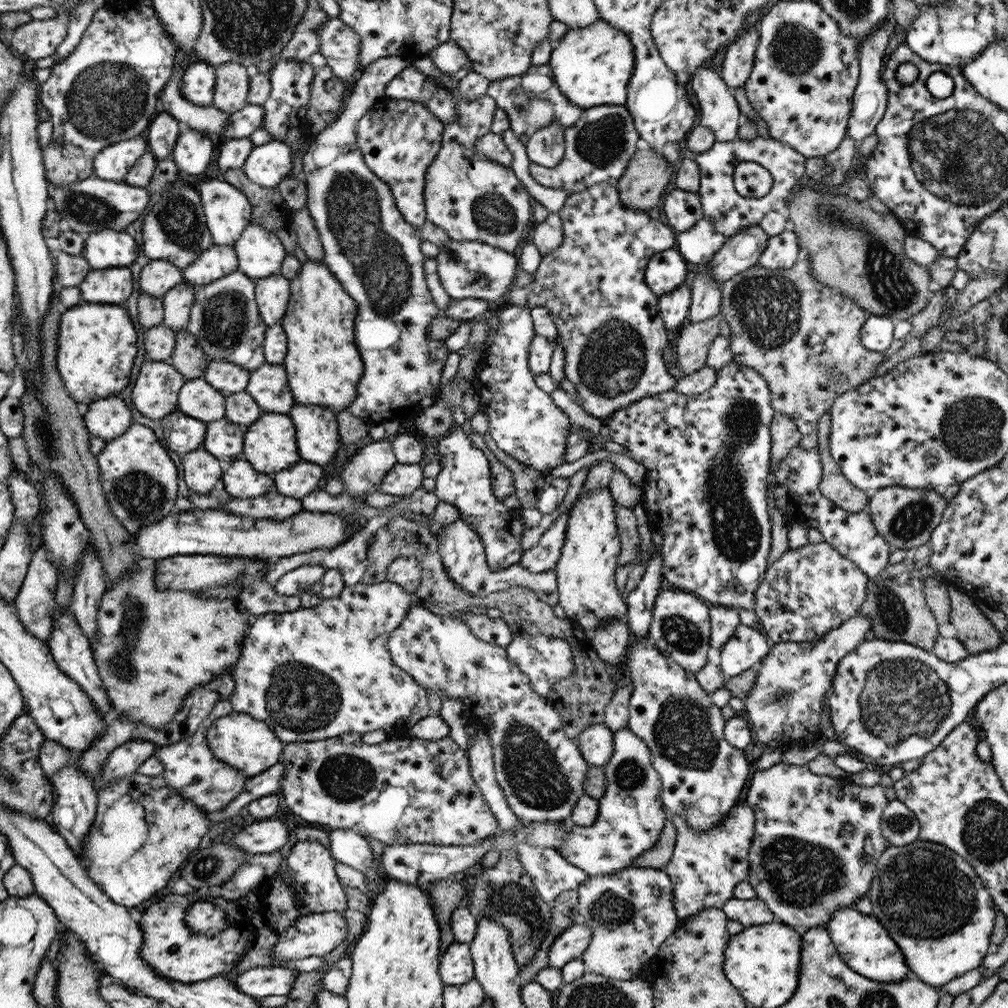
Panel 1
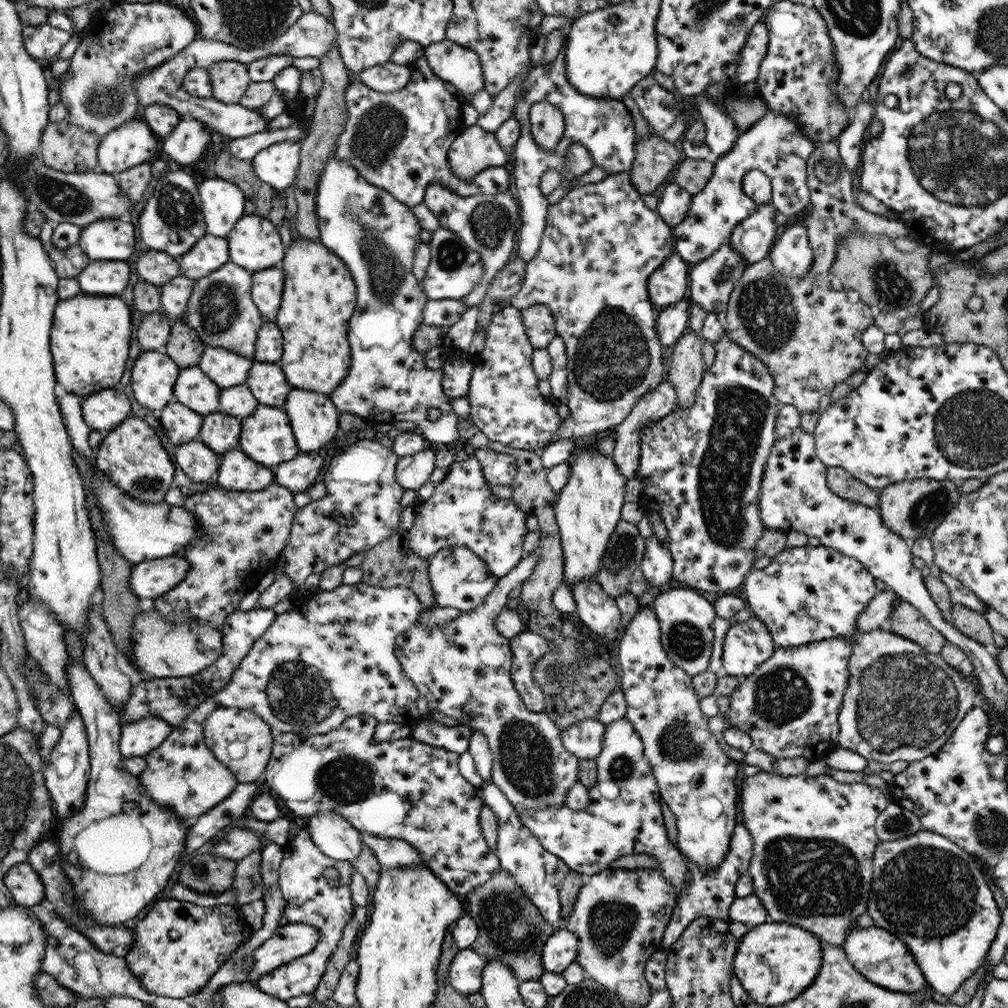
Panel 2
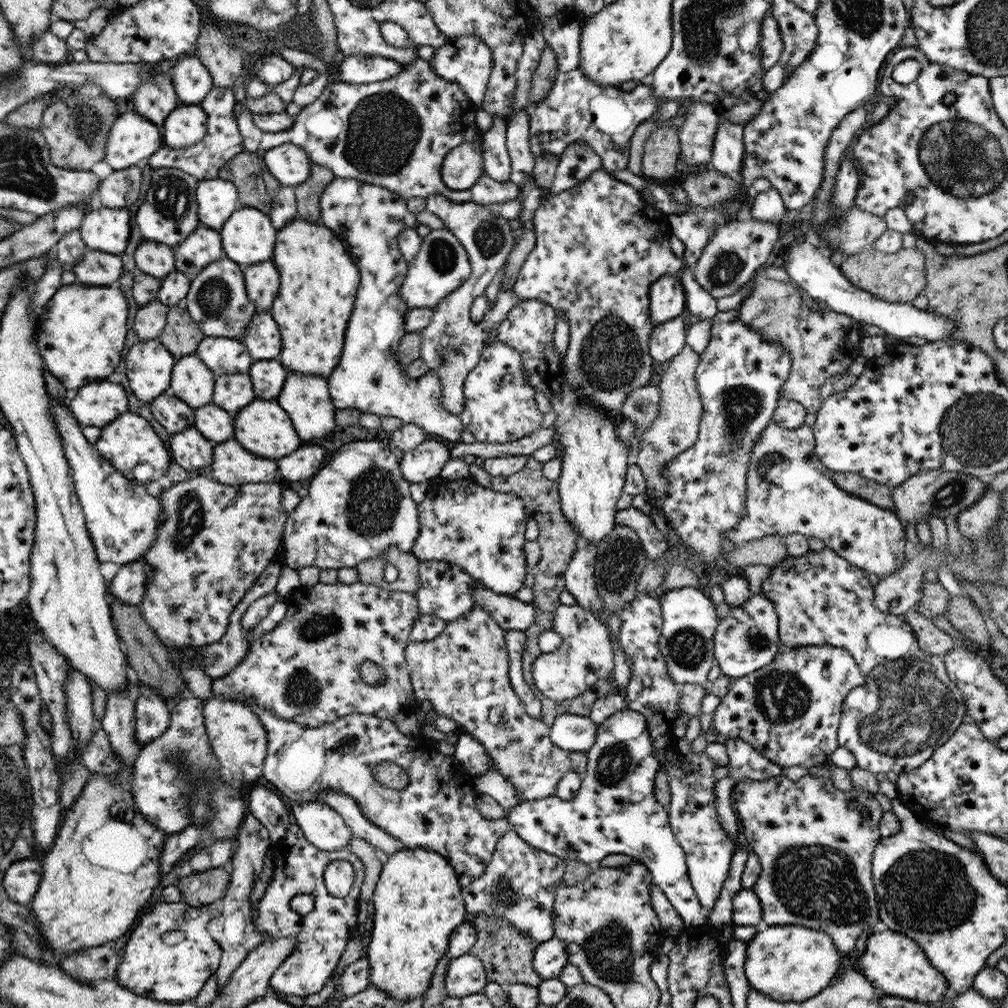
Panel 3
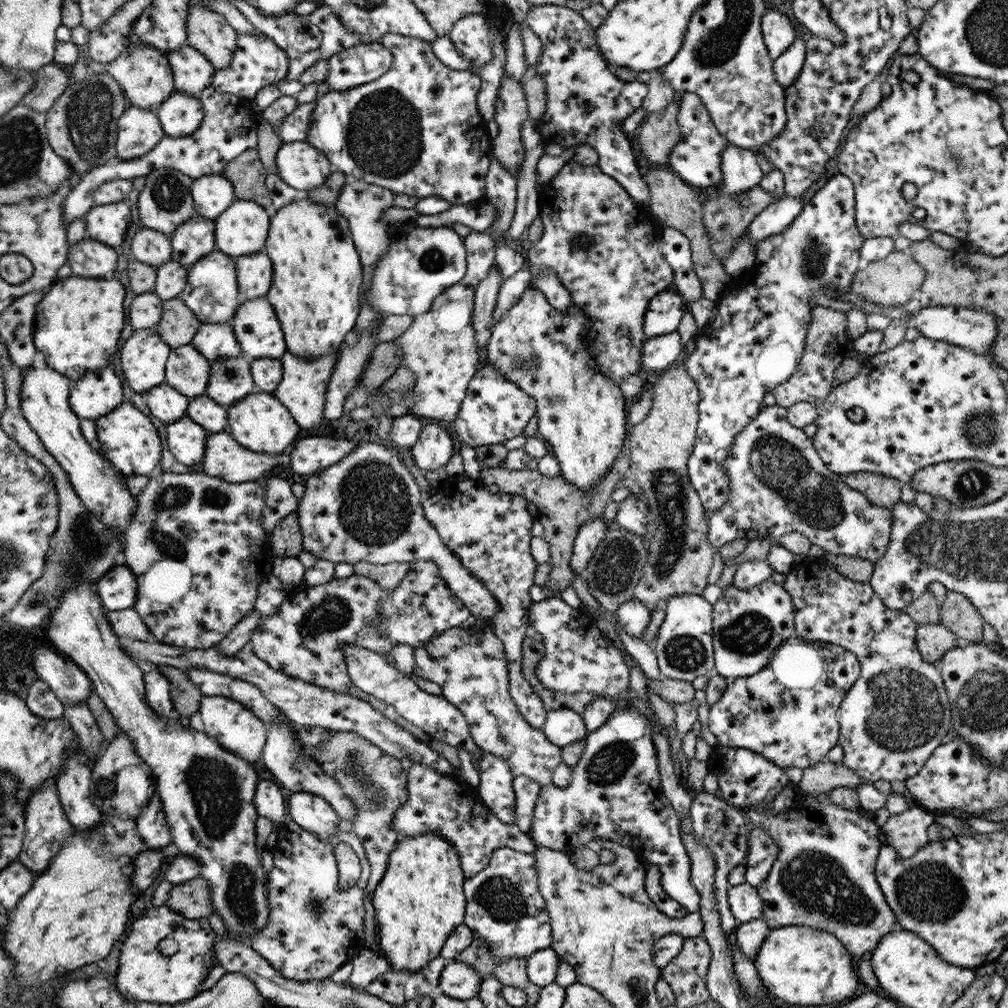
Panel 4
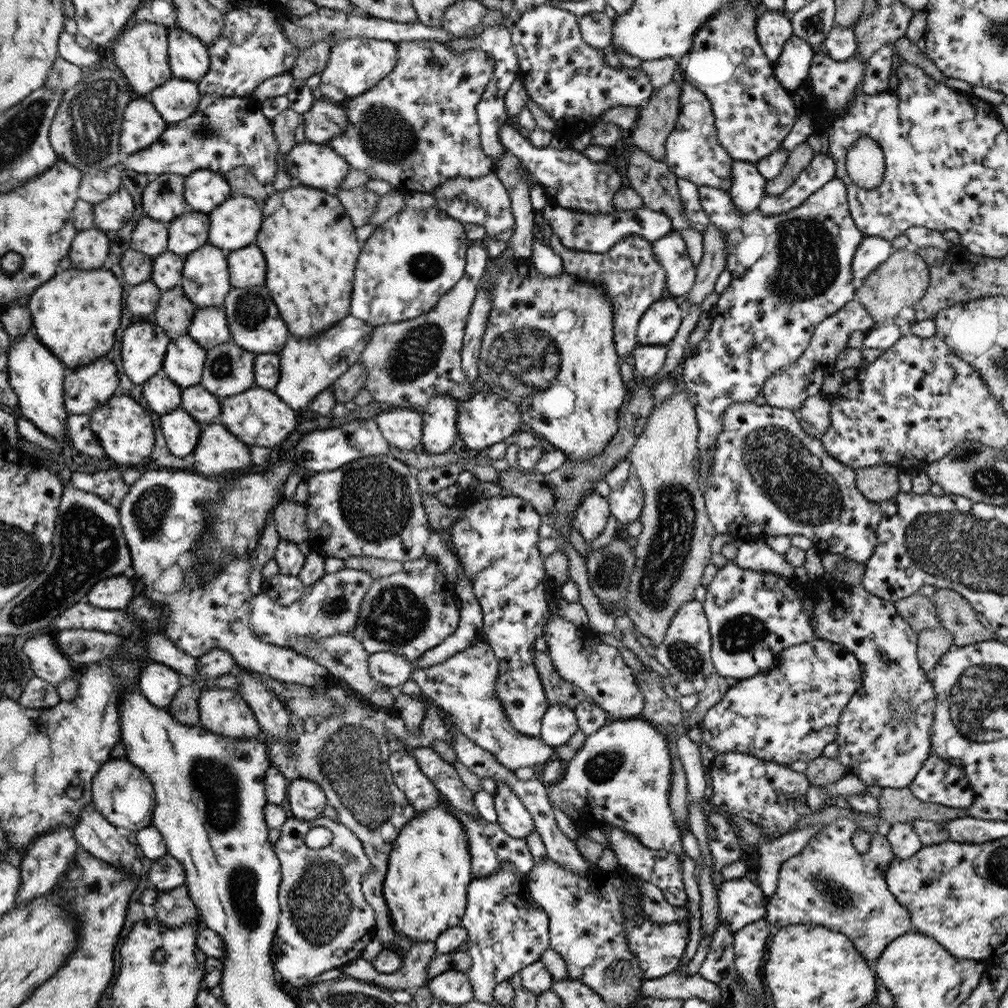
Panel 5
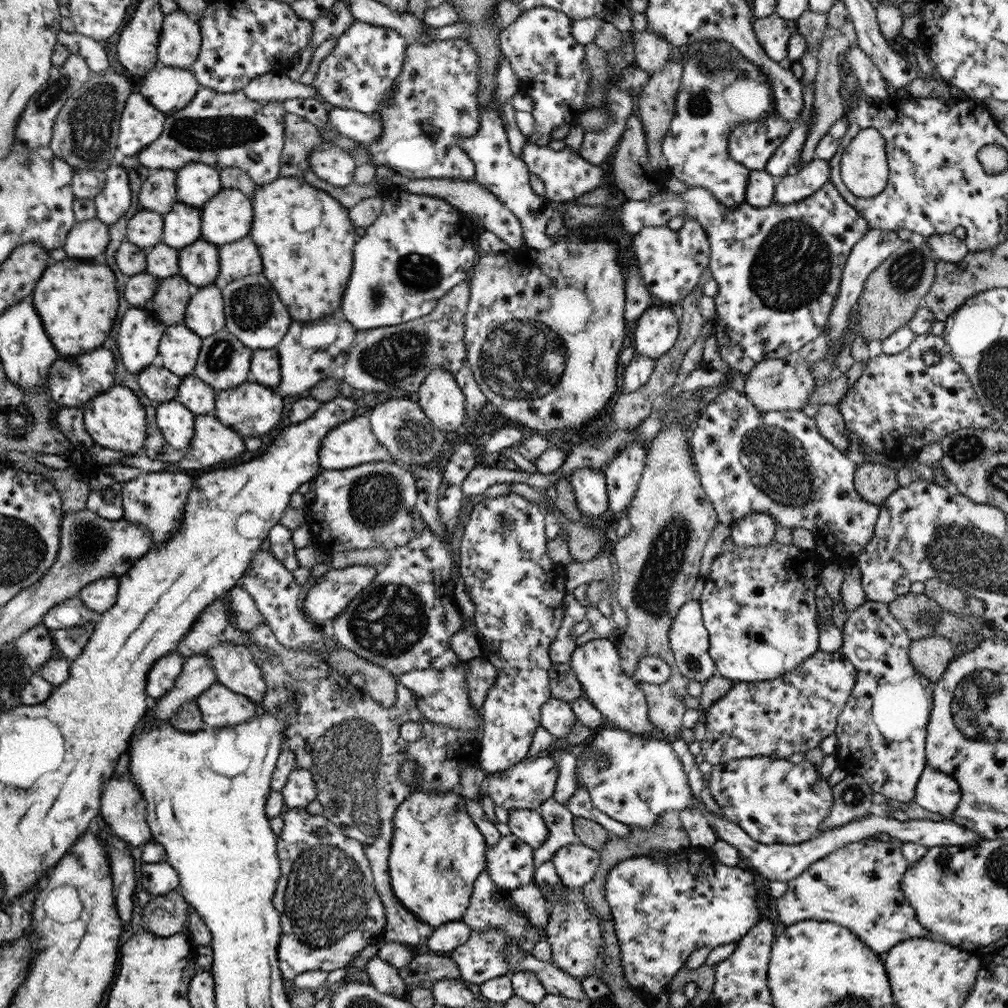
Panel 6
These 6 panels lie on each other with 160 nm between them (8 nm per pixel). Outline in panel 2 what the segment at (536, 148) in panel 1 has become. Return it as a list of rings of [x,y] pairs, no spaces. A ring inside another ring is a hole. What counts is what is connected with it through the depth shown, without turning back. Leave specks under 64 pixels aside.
[[[539,102],[531,106],[531,132],[538,149],[556,151],[565,131],[565,118],[562,111],[553,104]]]

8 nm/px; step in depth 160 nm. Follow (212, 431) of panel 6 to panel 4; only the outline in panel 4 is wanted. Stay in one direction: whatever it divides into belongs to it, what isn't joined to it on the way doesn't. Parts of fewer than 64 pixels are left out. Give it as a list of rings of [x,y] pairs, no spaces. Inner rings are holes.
[[[228,431],[218,433],[208,433],[207,450],[205,458],[200,464],[199,471],[213,477],[220,477],[221,480],[234,484],[238,482],[246,483],[258,481],[258,478],[266,478],[268,472],[274,466],[290,465],[290,455],[280,453],[278,456],[272,456],[271,453],[252,452],[252,449],[244,448]]]

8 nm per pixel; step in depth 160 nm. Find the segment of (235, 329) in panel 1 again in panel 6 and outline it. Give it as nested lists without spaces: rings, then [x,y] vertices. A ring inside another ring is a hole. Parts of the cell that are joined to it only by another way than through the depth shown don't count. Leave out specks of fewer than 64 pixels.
[[[196,240],[179,251],[179,272],[184,280],[199,289],[217,283],[221,262],[219,247],[211,241]]]

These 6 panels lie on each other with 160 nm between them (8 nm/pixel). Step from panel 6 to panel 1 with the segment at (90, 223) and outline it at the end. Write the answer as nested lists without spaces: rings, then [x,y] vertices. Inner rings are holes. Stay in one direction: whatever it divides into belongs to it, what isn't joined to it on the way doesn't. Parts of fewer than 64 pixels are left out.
[[[129,267],[91,269],[78,287],[82,301],[124,305],[134,290],[132,271]]]

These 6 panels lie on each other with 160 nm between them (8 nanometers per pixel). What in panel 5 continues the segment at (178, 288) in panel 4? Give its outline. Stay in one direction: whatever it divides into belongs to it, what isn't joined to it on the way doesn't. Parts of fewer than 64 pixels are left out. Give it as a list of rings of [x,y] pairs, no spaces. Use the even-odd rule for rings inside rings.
[[[170,250],[154,257],[151,281],[162,291],[181,286],[185,261]]]

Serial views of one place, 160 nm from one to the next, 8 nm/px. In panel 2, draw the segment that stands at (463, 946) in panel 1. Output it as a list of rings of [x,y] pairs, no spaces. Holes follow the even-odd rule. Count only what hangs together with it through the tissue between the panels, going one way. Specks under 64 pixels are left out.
[[[472,948],[459,950],[451,963],[450,983],[457,992],[473,995],[483,986],[483,972],[487,961]]]

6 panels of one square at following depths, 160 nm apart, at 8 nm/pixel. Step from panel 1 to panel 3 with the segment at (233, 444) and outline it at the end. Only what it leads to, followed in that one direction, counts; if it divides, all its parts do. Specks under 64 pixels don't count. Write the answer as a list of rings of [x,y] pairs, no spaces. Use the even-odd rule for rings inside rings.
[[[212,402],[194,410],[194,414],[194,427],[212,443],[220,444],[234,438],[234,415],[228,413],[226,409],[219,408]]]

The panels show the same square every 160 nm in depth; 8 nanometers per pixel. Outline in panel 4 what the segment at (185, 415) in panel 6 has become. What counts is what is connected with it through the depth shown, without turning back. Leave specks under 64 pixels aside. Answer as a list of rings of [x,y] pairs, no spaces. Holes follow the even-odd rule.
[[[188,416],[166,426],[167,442],[175,459],[186,466],[199,466],[205,458],[208,431]]]

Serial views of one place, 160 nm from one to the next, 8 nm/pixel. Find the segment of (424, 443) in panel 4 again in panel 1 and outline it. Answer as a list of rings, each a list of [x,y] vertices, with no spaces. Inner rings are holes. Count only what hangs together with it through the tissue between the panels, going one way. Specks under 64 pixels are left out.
[[[397,462],[384,475],[384,482],[378,488],[378,492],[394,496],[412,495],[425,480],[422,464],[423,462],[416,464],[400,464]]]

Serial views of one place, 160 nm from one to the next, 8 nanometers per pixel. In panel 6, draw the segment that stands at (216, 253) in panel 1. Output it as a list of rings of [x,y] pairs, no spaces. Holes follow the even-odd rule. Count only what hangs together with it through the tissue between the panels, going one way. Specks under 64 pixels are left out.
[[[177,201],[173,210],[163,215],[163,243],[179,250],[196,242],[203,233],[200,232],[200,211]]]

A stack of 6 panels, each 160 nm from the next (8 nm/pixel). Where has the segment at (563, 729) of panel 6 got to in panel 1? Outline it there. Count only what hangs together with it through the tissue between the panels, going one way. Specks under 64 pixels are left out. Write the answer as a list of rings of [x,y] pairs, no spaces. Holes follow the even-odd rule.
[[[604,724],[585,728],[574,742],[582,756],[591,766],[603,768],[611,760],[614,752],[613,732]]]

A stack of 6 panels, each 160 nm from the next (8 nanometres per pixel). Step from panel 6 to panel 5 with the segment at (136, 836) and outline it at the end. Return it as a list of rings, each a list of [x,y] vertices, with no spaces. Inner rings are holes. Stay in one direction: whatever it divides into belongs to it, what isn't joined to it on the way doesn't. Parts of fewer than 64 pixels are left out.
[[[112,757],[107,760],[106,763],[103,764],[102,767],[99,768],[98,774],[96,774],[94,778],[94,786],[92,786],[91,791],[92,791],[92,796],[94,797],[91,802],[92,805],[95,807],[95,809],[110,822],[114,827],[116,828],[127,828],[132,831],[139,831],[142,830],[142,828],[147,828],[148,826],[151,825],[151,814],[153,811],[154,807],[154,797],[152,796],[152,789],[150,786],[151,782],[146,778],[145,774],[140,770],[137,766],[134,766],[128,759],[127,757]]]

